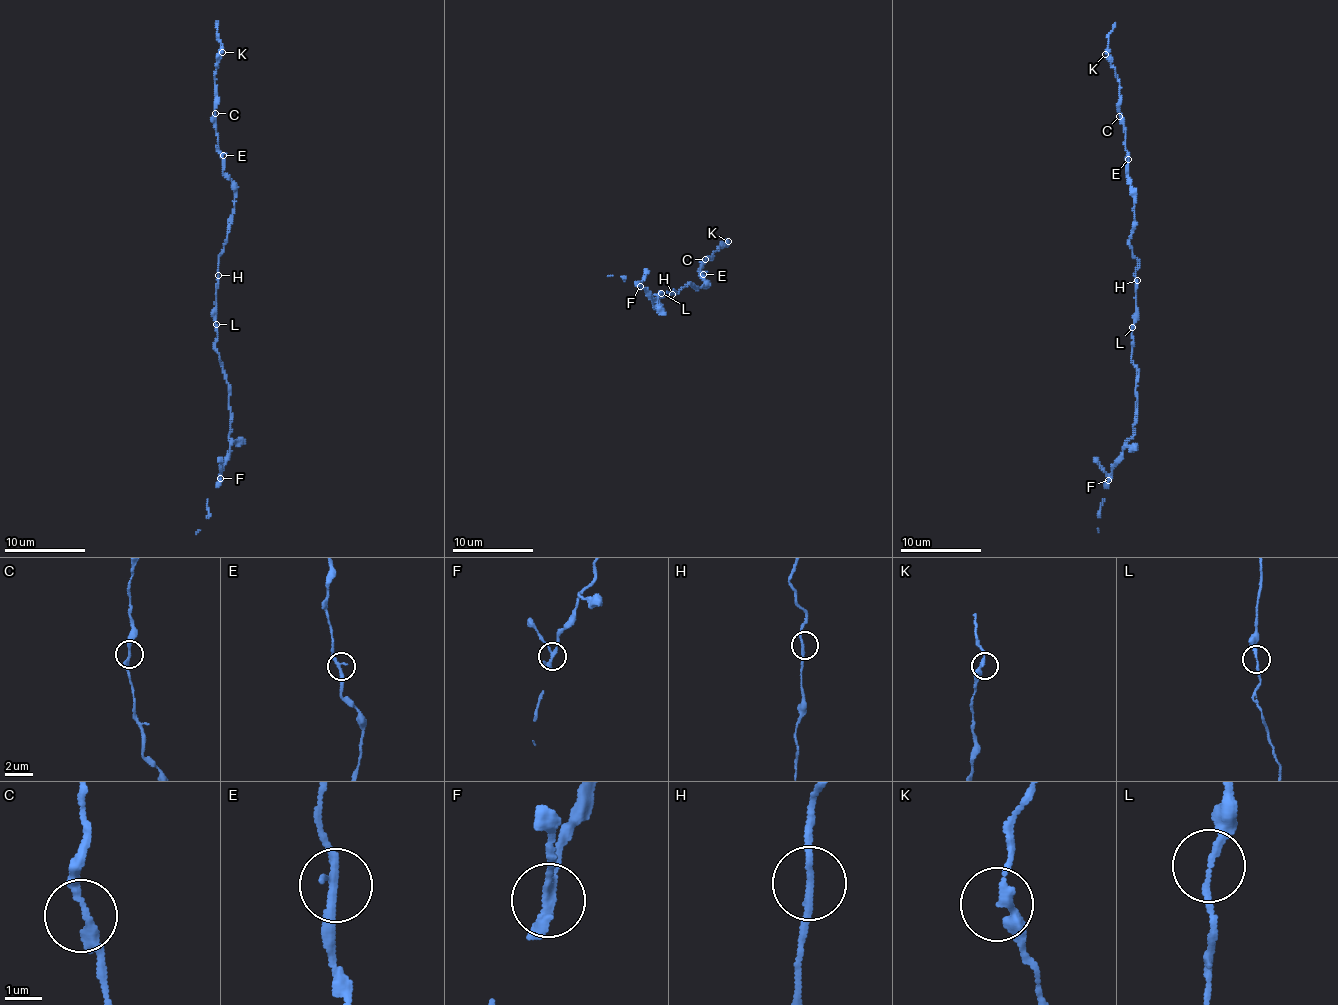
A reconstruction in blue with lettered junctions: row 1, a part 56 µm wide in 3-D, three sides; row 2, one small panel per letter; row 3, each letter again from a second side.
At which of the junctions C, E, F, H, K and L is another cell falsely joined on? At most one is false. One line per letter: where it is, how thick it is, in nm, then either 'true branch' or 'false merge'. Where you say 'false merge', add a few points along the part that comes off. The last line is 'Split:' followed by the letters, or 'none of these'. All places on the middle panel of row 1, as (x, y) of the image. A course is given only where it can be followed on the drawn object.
C: place (705, 259); calibre 240 nm; true branch
E: place (703, 274); calibre 240 nm; true branch
F: place (640, 286); calibre 240 nm; false merge; course (640, 285), (645, 269)
H: place (672, 294); calibre 170 nm; true branch
K: place (728, 241); calibre 240 nm; true branch
L: place (661, 293); calibre 180 nm; true branch
Split: F

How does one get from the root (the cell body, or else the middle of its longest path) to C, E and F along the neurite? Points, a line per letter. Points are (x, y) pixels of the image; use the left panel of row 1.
C: (218, 276), (218, 255), (227, 238), (234, 207), (234, 183), (223, 171), (215, 113)
E: (218, 276), (218, 255), (227, 238), (234, 207), (234, 181), (223, 171), (223, 155)
F: (218, 276), (215, 351), (228, 385), (230, 411), (230, 455), (221, 468), (221, 479)

